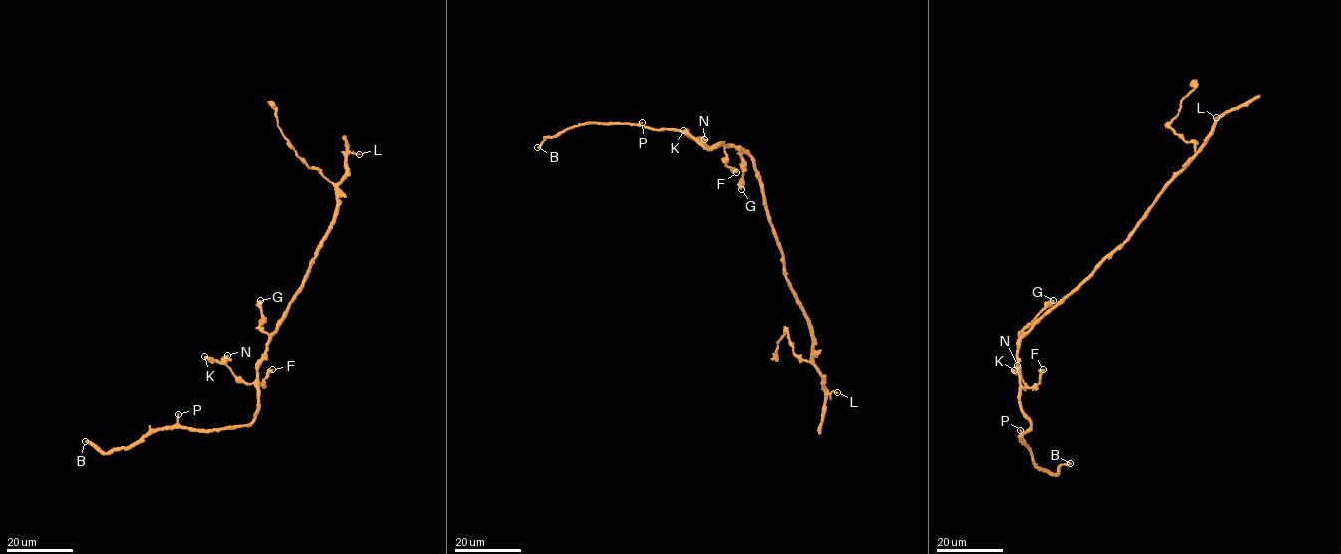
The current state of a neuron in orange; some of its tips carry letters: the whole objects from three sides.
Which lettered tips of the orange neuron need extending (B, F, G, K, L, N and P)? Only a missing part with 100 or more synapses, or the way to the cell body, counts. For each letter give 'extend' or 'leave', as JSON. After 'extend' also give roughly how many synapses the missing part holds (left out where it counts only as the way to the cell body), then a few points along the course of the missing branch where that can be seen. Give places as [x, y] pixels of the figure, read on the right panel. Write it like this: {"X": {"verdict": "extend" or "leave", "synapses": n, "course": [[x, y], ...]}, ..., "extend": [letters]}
{"B": {"verdict": "leave"}, "F": {"verdict": "leave"}, "G": {"verdict": "leave"}, "K": {"verdict": "leave"}, "L": {"verdict": "leave"}, "N": {"verdict": "leave"}, "P": {"verdict": "leave"}, "extend": []}

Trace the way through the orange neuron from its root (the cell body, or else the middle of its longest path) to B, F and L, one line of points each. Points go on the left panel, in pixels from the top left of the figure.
B: (288, 310), (258, 368), (257, 411), (248, 425), (222, 429), (160, 429), (129, 446), (105, 453), (85, 441)
F: (288, 310), (267, 344), (265, 358), (258, 368), (258, 383), (265, 385), (264, 379), (272, 369)
L: (288, 310), (332, 221), (339, 191), (337, 188), (345, 173), (347, 154), (359, 154)

